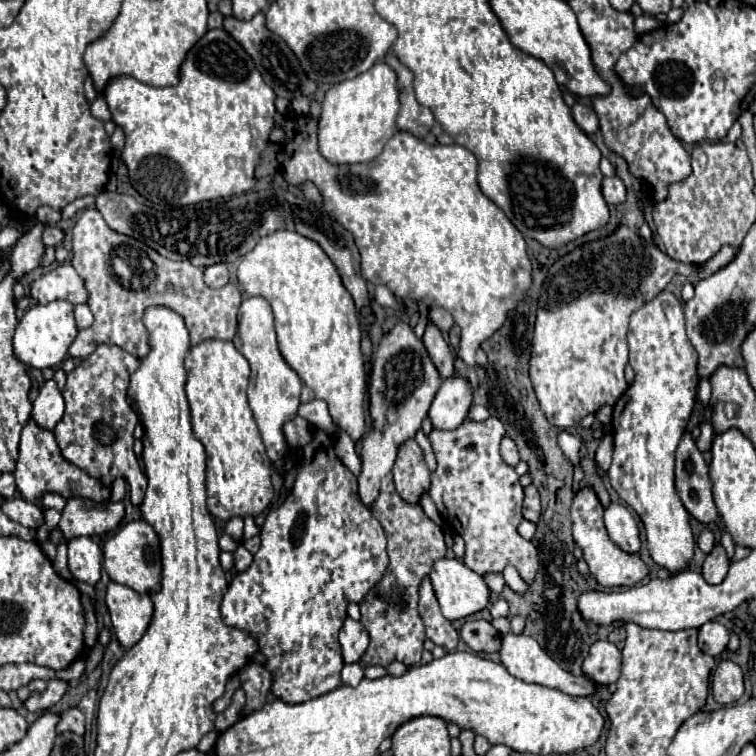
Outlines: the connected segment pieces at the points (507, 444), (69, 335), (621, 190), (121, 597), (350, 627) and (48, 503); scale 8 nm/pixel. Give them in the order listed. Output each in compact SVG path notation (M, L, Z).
M508 436L501 440L500 455L510 467L516 467L516 463L520 462L520 454L518 449L516 449L516 444Z
M52 301L48 305L34 305L28 309L28 313L20 319L16 333L14 333L14 355L18 361L22 361L28 367L34 369L48 369L48 367L58 367L66 353L68 347L72 345L78 327L72 317L74 305L68 301Z
M606 177L602 183L602 193L610 205L620 205L626 201L626 187L620 177Z
M110 581L106 589L106 605L120 645L130 649L140 641L144 629L148 629L148 621L152 619L150 595L136 593L126 585Z
M348 617L340 631L340 647L344 663L358 663L368 647L368 631L360 621Z
M46 493L46 495L42 497L42 505L44 505L44 509L62 511L62 507L66 505L66 501L64 501L64 497L60 497L58 493Z

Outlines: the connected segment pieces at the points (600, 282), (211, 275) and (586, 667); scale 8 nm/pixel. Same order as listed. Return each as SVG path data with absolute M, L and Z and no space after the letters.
M620 225L614 235L590 241L558 259L540 293L528 361L530 381L548 422L561 430L570 429L602 405L614 405L628 389L624 367L628 363L626 331L630 315L666 289L676 273L696 285L726 267L738 251L740 247L724 245L704 265L682 263Z
M220 263L220 265L208 267L208 269L204 271L204 281L206 281L206 285L212 287L212 289L224 287L224 285L228 283L228 269L226 269L226 265Z
M594 641L582 663L582 671L602 685L616 683L622 671L620 649L610 641Z

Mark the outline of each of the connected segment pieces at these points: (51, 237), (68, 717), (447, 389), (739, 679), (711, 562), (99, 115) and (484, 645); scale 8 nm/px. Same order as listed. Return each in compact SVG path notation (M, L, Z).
M44 227L44 233L42 233L42 243L46 245L46 247L56 247L56 245L60 245L62 243L62 239L64 239L64 231L62 229L58 229L58 227Z
M70 707L70 709L62 711L60 721L56 725L56 731L58 733L72 731L76 735L84 735L84 715L82 715L82 711L76 709L76 707Z
M464 377L444 379L428 411L428 419L436 429L456 429L468 415L472 405L470 383Z
M720 661L712 675L712 695L720 705L732 705L744 695L744 675L736 663Z
M716 545L712 549L712 553L706 557L704 565L702 565L702 577L706 579L706 583L710 585L718 585L724 581L726 573L728 573L730 561L726 557L726 551L722 545Z
M98 97L92 105L90 105L90 109L92 109L92 115L96 117L96 119L100 119L100 121L110 121L110 111L108 111L108 105L106 105L106 101L102 99L102 97Z
M484 619L466 621L462 627L462 639L476 653L496 653L500 647L498 631Z

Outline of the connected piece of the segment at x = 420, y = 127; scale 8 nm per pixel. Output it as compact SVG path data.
M392 53L386 55L386 63L396 71L398 75L398 89L400 89L400 115L398 115L398 129L408 131L416 137L424 137L430 133L434 125L434 115L428 107L420 105L414 97L414 85L412 85L412 71L404 67Z

